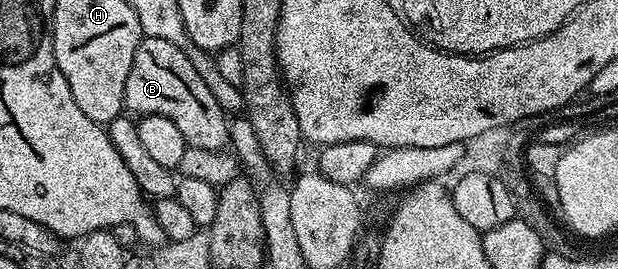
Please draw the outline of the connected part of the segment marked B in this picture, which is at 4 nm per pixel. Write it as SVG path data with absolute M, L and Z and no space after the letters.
M145 37L134 49L134 65L130 65L130 77L126 77L124 106L136 117L161 115L174 121L189 147L223 151L229 146L229 116L218 105L214 93L210 93L206 81L198 77L190 57L178 45L162 41L162 37Z

